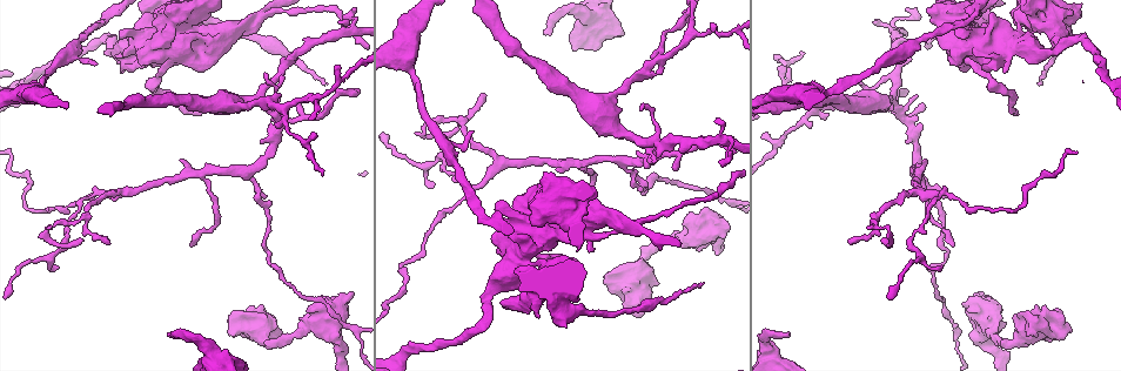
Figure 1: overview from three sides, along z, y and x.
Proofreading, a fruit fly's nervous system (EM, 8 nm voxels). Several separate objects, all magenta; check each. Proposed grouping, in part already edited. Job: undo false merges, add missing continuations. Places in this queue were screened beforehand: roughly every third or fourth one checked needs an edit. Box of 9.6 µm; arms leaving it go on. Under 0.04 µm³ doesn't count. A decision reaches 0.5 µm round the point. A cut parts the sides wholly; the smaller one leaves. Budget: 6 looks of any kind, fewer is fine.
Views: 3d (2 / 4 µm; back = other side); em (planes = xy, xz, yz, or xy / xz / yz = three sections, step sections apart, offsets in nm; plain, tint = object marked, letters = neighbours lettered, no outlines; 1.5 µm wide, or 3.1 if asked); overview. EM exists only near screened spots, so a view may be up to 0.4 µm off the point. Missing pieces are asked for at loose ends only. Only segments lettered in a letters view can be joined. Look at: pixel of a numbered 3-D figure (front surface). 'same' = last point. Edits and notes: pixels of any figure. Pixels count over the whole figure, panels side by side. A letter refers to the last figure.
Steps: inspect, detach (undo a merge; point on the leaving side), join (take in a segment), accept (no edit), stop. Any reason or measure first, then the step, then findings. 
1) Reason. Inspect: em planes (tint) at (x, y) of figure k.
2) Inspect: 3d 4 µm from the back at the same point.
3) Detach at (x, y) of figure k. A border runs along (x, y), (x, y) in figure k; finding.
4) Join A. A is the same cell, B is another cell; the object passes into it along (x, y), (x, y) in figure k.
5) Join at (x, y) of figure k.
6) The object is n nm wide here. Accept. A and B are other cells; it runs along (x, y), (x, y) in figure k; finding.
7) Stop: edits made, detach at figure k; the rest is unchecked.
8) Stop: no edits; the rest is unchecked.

Thick end. Inspect: 3d 2 µm at (590, 250) of figure 1.

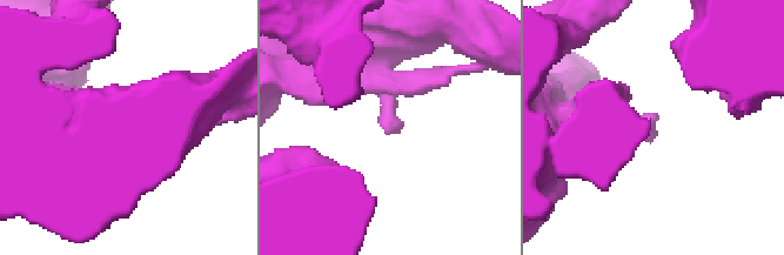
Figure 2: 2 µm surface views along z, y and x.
Now the EM. Inspect: em xy step 8 (tint) at (384, 132) of figure 2.

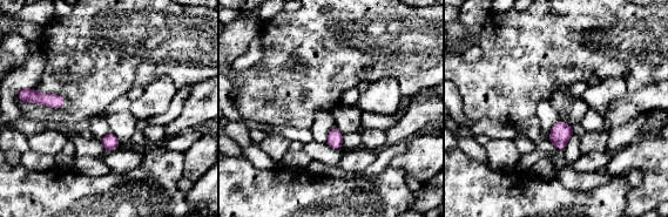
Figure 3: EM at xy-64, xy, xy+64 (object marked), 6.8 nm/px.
Inspect: em planes (letters) at the same point.

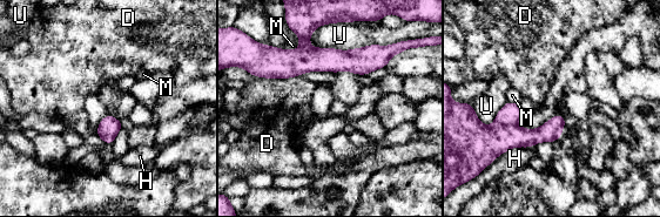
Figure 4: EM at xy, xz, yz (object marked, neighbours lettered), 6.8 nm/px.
The longest contact is with U, 440 nm. Accept. D, H, M and U are other cells; a border runs along (531, 147), (512, 147), (494, 160) in figure 4; no lettered segment goes on from it.

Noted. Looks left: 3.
Inspect: em planes (letters) at (786, 67) of figure 1.

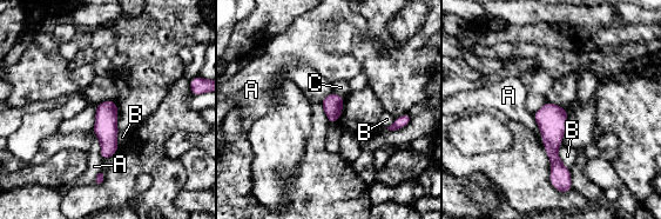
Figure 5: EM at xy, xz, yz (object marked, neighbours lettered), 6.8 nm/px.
Accept. A, B and C are other cells; a border runs along (334, 92), (343, 97) in figure 5; no lettered segment goes on from it.

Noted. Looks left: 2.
An open end. Inspect: em xz step 4 (letters) at (351, 294) of figure 1.

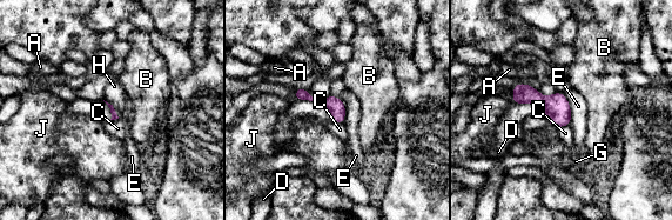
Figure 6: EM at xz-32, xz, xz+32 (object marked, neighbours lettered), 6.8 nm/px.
Inspect: em planes (letters) at the same point.

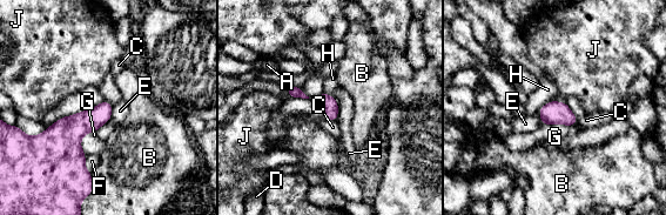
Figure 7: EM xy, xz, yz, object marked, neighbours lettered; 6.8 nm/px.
Accept. A, B, C, D, E, F, G, H and J are other cells; a border runs along (552, 99), (537, 112) in figure 7; none of them fits.

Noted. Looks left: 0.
Stop: no edits; the rest is unchecked.

